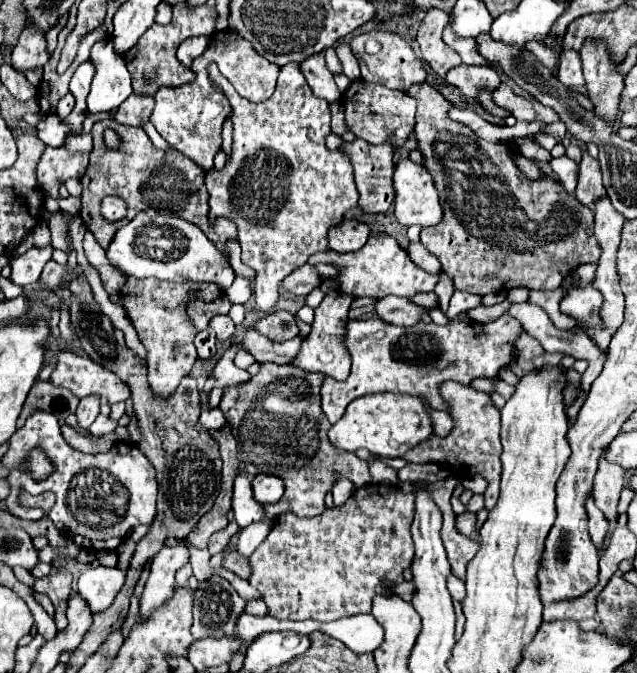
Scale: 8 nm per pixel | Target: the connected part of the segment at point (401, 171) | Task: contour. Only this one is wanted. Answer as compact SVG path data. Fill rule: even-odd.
M400 159L394 167L394 217L400 225L428 227L442 219L438 193L430 173L410 159Z

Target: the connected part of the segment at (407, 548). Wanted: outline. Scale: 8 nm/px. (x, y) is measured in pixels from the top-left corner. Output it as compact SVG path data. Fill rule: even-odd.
M364 485L356 489L350 499L338 509L326 509L320 517L300 519L292 513L280 515L264 539L264 543L250 555L250 585L260 591L268 605L268 615L276 619L316 619L336 621L340 617L370 613L372 597L386 593L382 579L402 583L402 571L410 567L414 557L414 543L410 537L410 523L414 517L414 493L402 493L392 485Z

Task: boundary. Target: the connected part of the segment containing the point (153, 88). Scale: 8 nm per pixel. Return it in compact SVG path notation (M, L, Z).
M178 3L174 7L174 17L168 25L154 23L140 37L140 41L124 55L128 71L132 76L133 92L139 95L154 96L161 86L180 86L190 83L194 79L194 71L178 63L176 49L186 37L210 35L214 31L214 19L216 19L216 11L206 5L188 7L188 3Z

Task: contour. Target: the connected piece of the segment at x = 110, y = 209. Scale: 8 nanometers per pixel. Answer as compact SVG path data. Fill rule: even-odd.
M106 197L102 201L102 215L108 221L118 221L118 219L126 217L126 203L120 197Z

